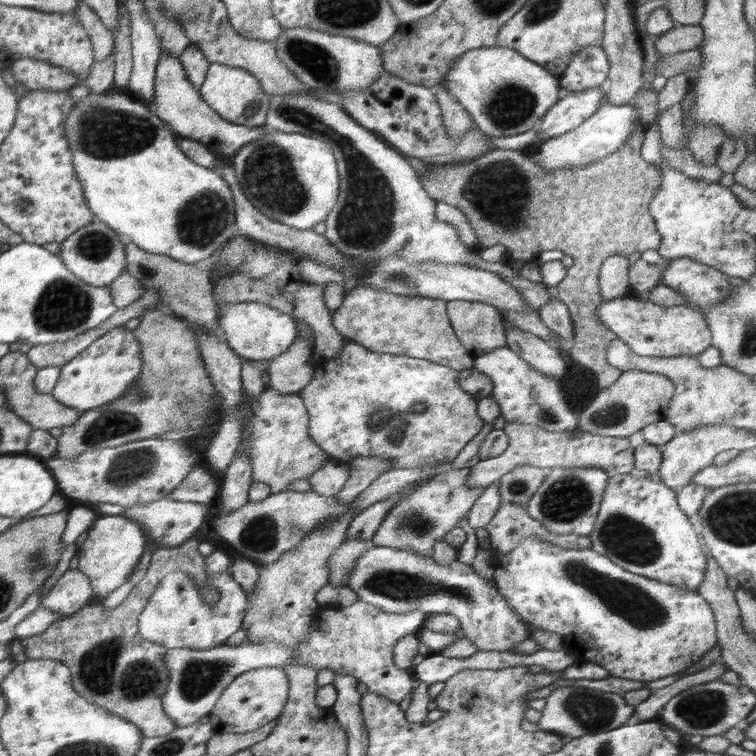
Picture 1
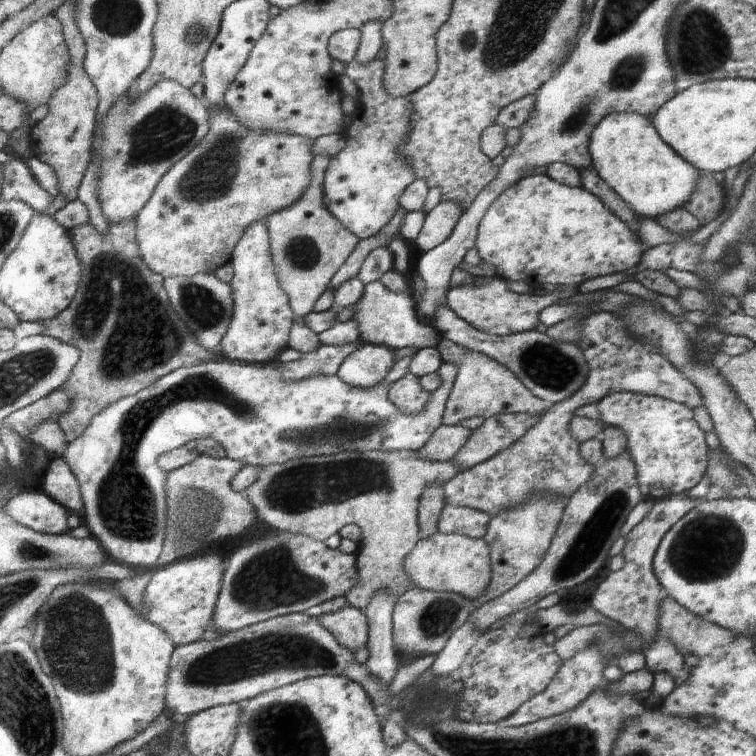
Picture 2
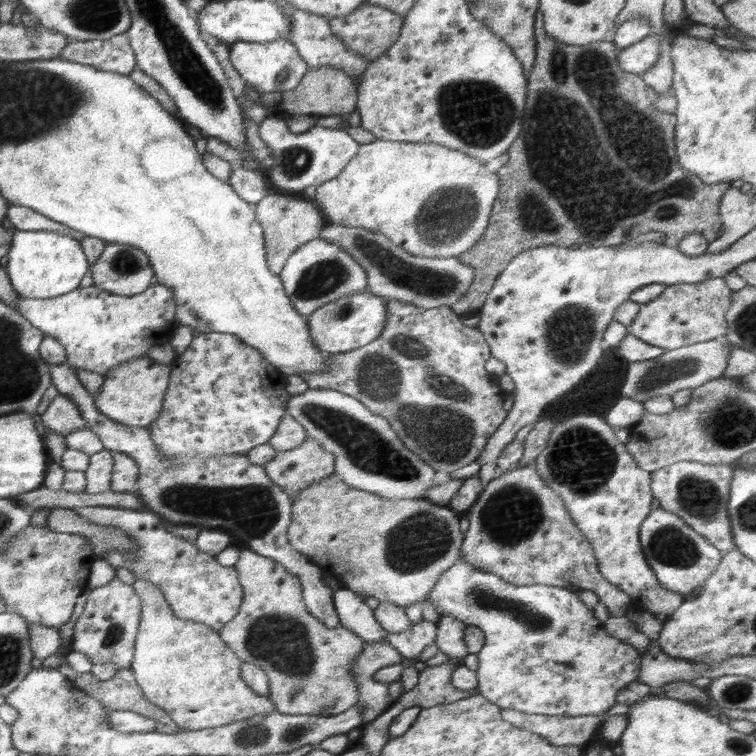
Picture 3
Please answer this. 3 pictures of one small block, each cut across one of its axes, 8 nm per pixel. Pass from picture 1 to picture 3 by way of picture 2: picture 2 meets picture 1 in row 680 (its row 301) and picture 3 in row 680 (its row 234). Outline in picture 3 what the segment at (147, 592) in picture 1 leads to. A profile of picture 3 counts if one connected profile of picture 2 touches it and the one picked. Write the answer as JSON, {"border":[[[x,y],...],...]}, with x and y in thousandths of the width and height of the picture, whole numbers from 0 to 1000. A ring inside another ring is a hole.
{"border":[[[116,778],[108,786],[106,786],[106,788],[103,788],[103,794],[101,794],[99,796],[98,807],[95,808],[90,823],[75,831],[78,845],[81,845],[81,857],[75,860],[74,865],[56,873],[56,882],[67,884],[71,880],[73,882],[83,885],[85,890],[93,893],[94,902],[98,905],[98,909],[103,907],[104,911],[108,911],[119,922],[130,925],[144,939],[172,939],[175,942],[187,944],[188,947],[204,951],[208,955],[208,962],[205,963],[205,966],[209,968],[231,970],[238,967],[239,964],[237,963],[237,960],[233,960],[230,955],[228,955],[225,946],[216,937],[201,931],[201,929],[198,929],[189,919],[188,911],[185,910],[185,907],[183,907],[183,902],[180,902],[175,886],[172,886],[171,884],[167,884],[167,886],[155,886],[152,894],[144,897],[143,899],[135,899],[130,896],[124,896],[119,889],[114,889],[114,892],[103,892],[94,890],[94,886],[91,886],[91,882],[87,880],[87,865],[95,857],[94,849],[97,848],[99,825],[102,825],[103,817],[111,808],[111,803],[118,788],[118,782],[119,779]]]}

